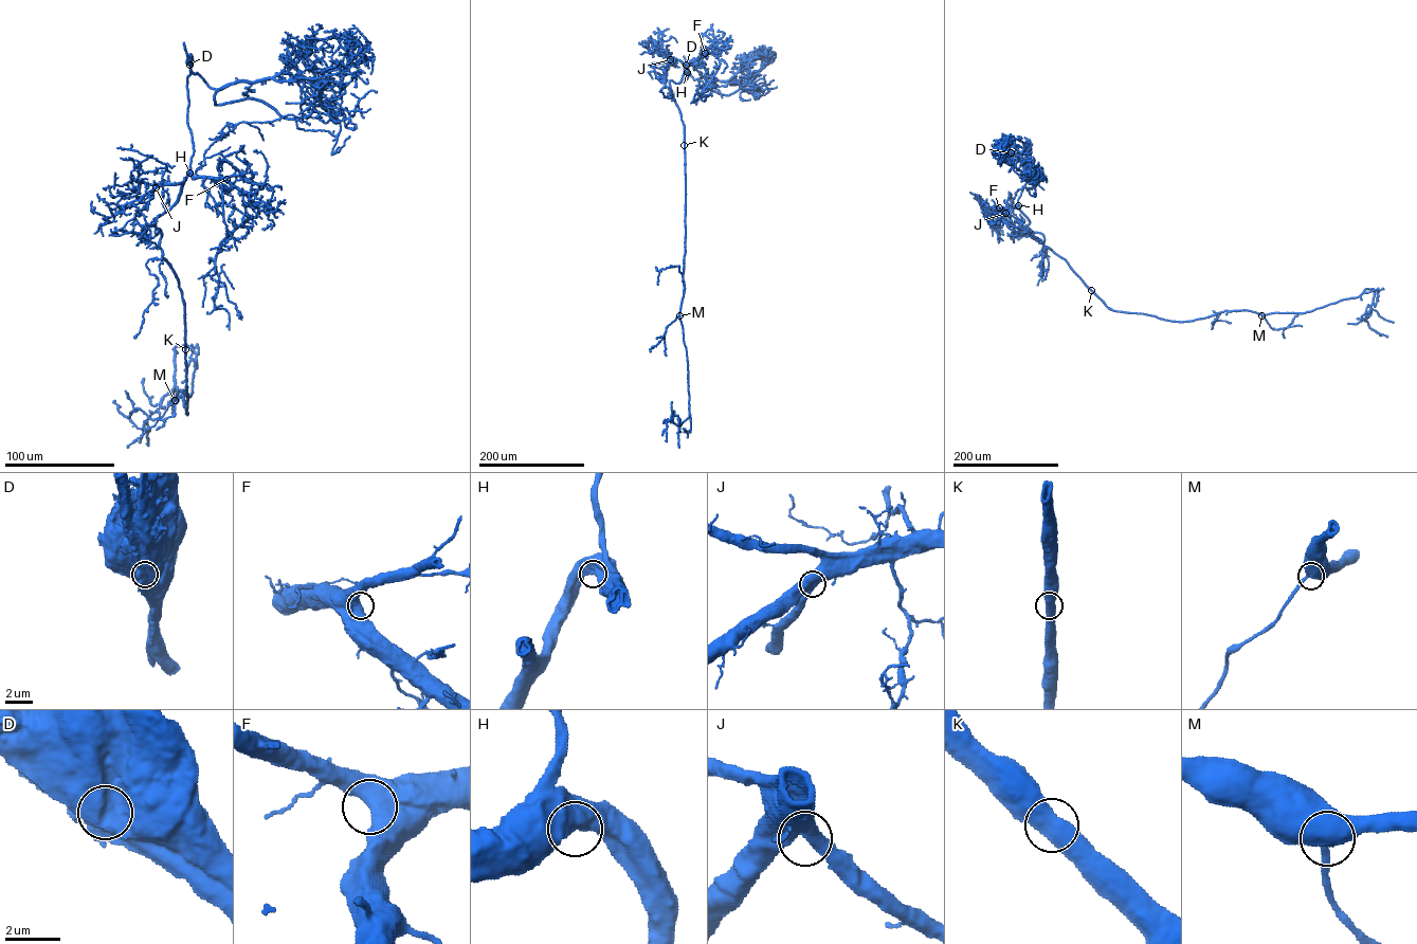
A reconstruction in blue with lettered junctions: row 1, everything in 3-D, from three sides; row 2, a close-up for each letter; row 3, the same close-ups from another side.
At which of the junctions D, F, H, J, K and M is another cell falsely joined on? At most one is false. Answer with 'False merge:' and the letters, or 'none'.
False merge: D

